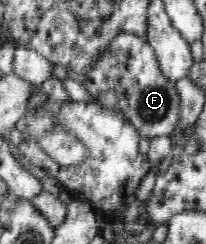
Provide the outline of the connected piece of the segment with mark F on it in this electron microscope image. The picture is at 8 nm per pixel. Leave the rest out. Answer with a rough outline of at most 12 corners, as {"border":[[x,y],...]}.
{"border":[[118,33],[84,86],[140,137],[178,124],[174,81],[145,37]]}

